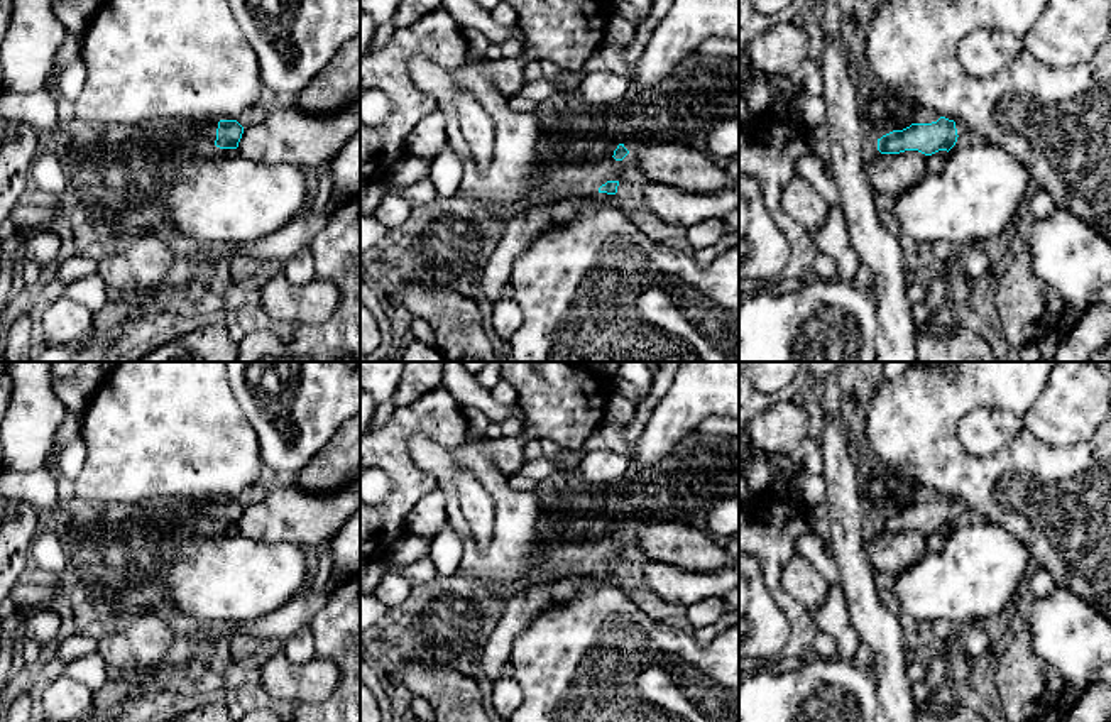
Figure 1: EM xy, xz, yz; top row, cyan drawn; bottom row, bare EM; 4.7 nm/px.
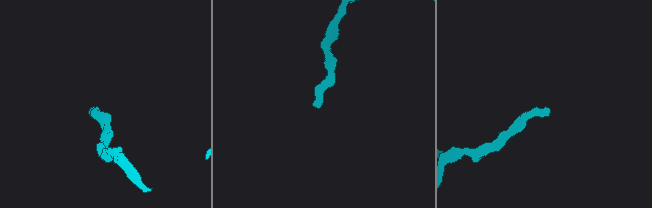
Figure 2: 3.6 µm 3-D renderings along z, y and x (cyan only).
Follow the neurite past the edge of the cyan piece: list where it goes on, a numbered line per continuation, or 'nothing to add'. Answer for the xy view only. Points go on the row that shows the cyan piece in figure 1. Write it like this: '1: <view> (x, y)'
1: xy (205, 127)

